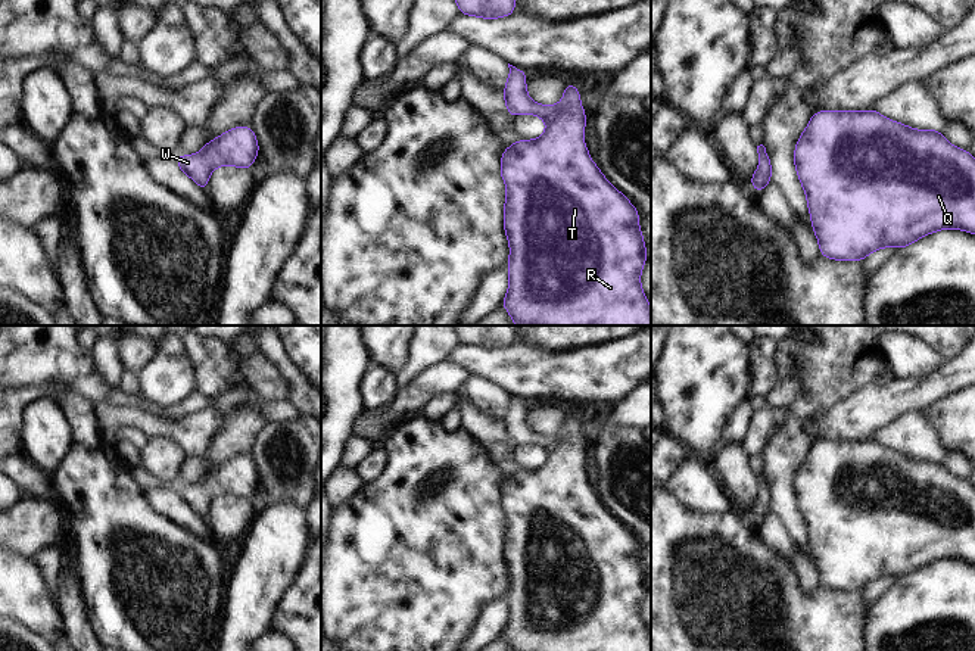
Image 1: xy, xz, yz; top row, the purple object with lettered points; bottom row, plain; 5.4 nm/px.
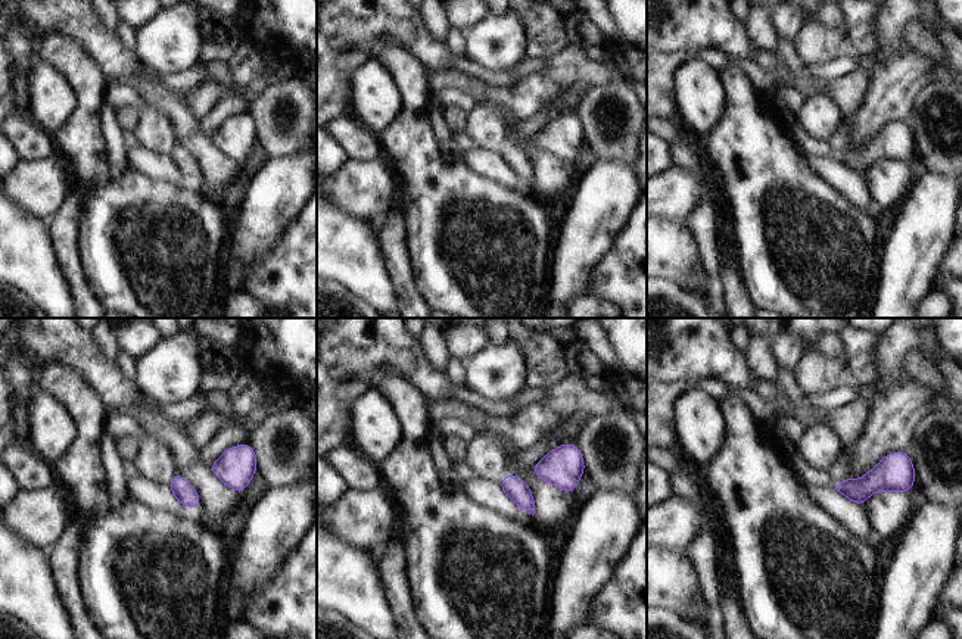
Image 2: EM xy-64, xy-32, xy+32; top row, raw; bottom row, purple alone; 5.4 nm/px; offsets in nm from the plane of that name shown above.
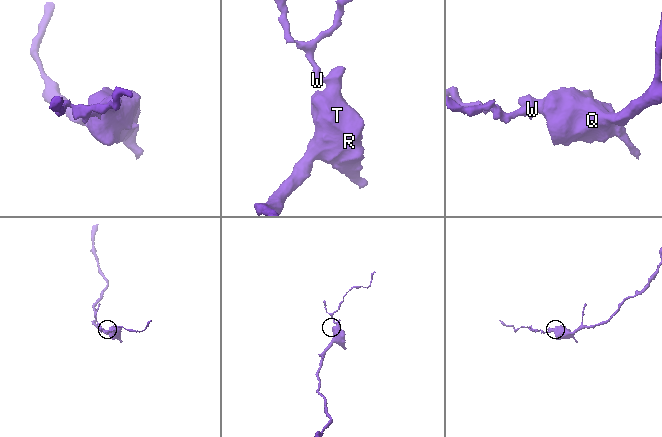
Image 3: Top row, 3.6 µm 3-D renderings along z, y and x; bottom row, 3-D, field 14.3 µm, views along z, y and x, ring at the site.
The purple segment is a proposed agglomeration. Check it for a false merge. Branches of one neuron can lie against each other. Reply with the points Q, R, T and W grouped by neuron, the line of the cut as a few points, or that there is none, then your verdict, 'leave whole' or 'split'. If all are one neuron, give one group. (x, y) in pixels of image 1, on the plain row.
Q R T W; no cut; leave whole

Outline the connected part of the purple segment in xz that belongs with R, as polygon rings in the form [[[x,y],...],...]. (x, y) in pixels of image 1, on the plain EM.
[[[508,393],[504,417],[507,443],[513,448],[529,443],[546,452],[546,461],[535,470],[517,470],[501,486],[501,507],[507,517],[504,561],[510,573],[507,592],[510,616],[501,636],[513,651],[651,651],[648,627],[641,617],[641,599],[647,577],[638,554],[639,541],[622,524],[592,492],[583,471],[586,440],[579,418],[566,414],[561,433],[536,434],[526,418],[527,404]]]

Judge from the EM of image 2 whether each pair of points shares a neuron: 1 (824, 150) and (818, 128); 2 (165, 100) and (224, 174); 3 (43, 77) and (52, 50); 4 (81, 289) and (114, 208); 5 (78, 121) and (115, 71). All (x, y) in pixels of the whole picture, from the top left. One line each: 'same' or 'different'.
1: different
2: same
3: different
4: different
5: different

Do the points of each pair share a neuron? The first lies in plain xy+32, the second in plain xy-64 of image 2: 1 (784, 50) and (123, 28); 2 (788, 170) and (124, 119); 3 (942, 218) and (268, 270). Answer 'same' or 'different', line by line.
1: same
2: different
3: different

